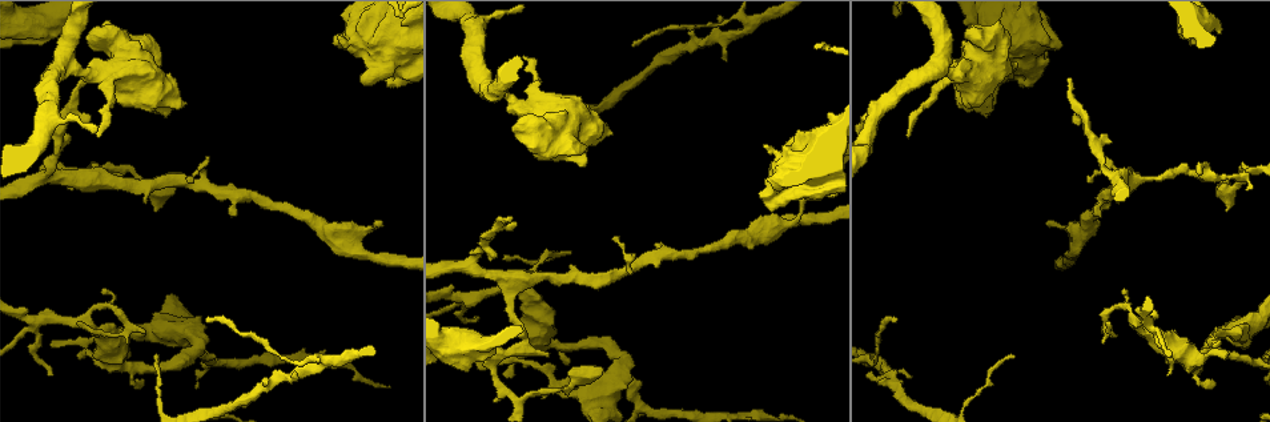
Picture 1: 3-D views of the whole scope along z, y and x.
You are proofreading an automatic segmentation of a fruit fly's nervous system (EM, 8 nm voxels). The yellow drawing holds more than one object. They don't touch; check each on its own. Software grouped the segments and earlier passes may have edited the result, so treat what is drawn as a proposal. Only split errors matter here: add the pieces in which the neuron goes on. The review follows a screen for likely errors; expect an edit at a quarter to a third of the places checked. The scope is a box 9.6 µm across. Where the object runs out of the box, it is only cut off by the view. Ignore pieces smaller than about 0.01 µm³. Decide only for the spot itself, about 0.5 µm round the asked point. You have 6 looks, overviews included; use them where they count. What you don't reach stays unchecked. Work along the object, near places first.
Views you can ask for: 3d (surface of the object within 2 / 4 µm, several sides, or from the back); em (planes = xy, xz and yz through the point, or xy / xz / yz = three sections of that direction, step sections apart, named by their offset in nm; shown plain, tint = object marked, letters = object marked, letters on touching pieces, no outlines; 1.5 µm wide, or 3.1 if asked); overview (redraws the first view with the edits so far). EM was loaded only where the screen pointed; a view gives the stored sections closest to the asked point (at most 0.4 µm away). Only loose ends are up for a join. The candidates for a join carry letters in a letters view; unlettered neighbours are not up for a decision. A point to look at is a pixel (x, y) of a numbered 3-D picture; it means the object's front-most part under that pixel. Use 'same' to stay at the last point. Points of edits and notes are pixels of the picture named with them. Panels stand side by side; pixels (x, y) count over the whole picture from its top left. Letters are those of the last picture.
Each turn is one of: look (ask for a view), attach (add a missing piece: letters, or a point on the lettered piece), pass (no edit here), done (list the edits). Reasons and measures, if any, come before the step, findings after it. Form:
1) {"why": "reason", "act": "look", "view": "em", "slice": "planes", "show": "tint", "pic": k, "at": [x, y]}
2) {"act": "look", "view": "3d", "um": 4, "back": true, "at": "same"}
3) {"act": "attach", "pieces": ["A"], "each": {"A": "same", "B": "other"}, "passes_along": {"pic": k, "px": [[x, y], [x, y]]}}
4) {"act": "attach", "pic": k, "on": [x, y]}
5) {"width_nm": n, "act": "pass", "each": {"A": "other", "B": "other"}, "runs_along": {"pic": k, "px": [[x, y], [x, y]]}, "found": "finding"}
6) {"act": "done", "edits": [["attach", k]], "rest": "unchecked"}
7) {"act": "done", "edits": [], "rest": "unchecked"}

{"why": "long arm stops here", "act": "look", "view": "em", "slice": "planes", "show": "letters", "pic": 1, "at": [505, 258]}

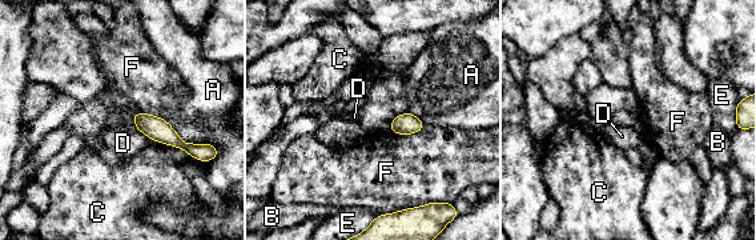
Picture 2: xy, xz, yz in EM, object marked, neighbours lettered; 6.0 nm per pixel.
{"longest_contact_nm": ["D", 460], "act": "pass", "each": {"A": "other", "B": "other", "C": "other", "D": "other", "E": "other", "F": "other"}, "border": {"pic": 2, "px": [[137, 112], [205, 143]]}, "found": "no lettered piece goes on from it"}

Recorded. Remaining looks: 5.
{"why": "free end", "act": "look", "view": "em", "slice": "planes", "show": "letters", "pic": 1, "at": [726, 62]}

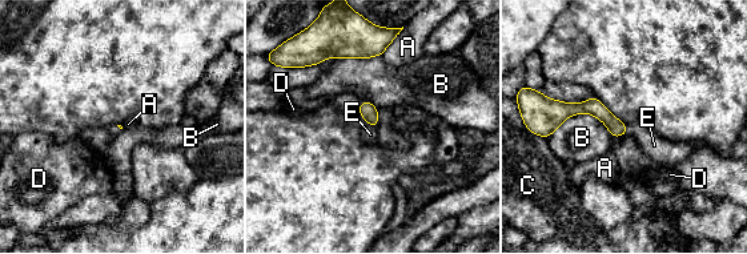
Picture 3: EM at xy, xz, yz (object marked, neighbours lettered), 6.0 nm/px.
{"act": "attach", "pieces": ["E"], "each": {"A": "other", "B": "other", "C": "other", "D": "other", "E": "same"}, "passes_along": {"pic": 3, "px": [[594, 107], [625, 130], [659, 150]]}, "found": "the neuron continues"}

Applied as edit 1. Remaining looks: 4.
{"why": "see it whole again", "act": "look", "view": "overview"}

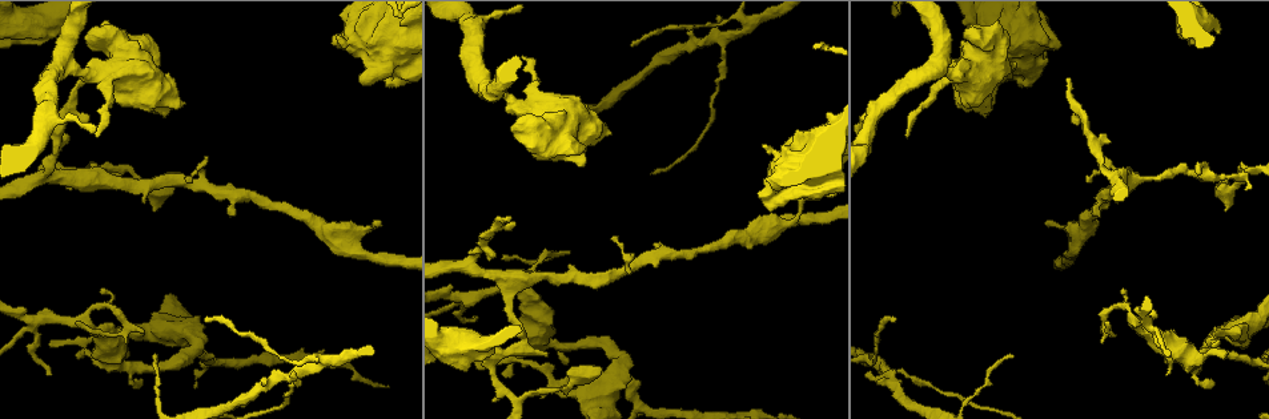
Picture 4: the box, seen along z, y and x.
{"why": "tapers out", "act": "look", "view": "em", "slice": "yz", "step": 8, "show": "tint", "pic": 4, "at": [896, 319]}

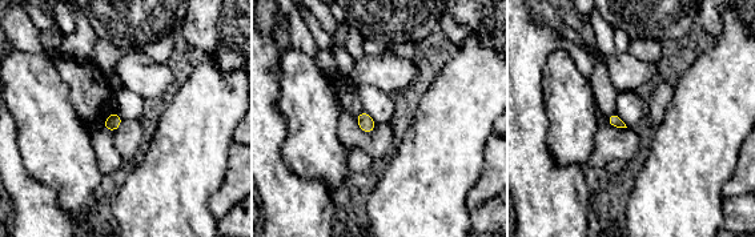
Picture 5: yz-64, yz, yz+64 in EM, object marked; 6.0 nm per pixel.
{"why": "another direction", "act": "look", "view": "em", "slice": "xz", "step": 8, "show": "letters", "at": "same"}

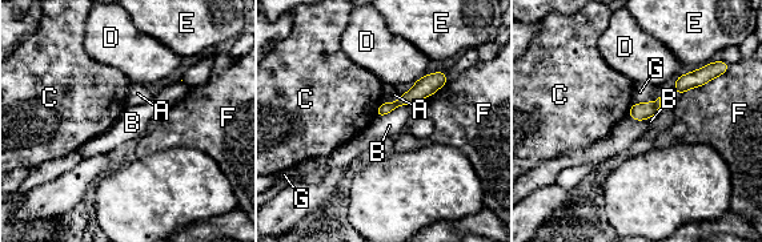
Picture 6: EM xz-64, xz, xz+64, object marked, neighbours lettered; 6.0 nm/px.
{"act": "pass", "each": {"A": "other", "B": "other", "C": "other", "D": "other", "E": "other", "F": "other", "G": "other"}, "found": "none of them fits"}

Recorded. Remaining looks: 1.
{"act": "done", "edits": [["attach", 3]], "rest": "unchecked"}

